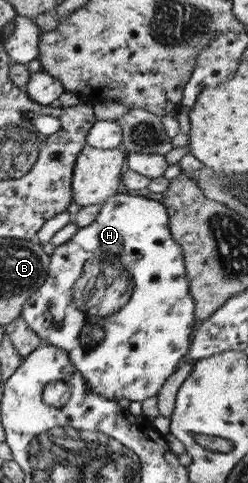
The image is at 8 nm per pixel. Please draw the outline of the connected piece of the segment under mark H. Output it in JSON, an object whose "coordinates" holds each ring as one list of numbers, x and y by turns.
{"coordinates":[[120,190,103,202,99,213,89,225,80,227,69,241,55,246,48,257,49,267,42,286,22,305,20,318,25,320,27,327,34,331,43,343,66,351,71,365,83,376,93,393,108,400,125,397,129,401,140,402,156,396,163,382,176,370,176,366,185,360,192,332,198,324,194,319,194,301,189,295,189,284,185,279,182,249,173,241,168,228,168,215,162,203,146,198,143,193,135,195]]}

